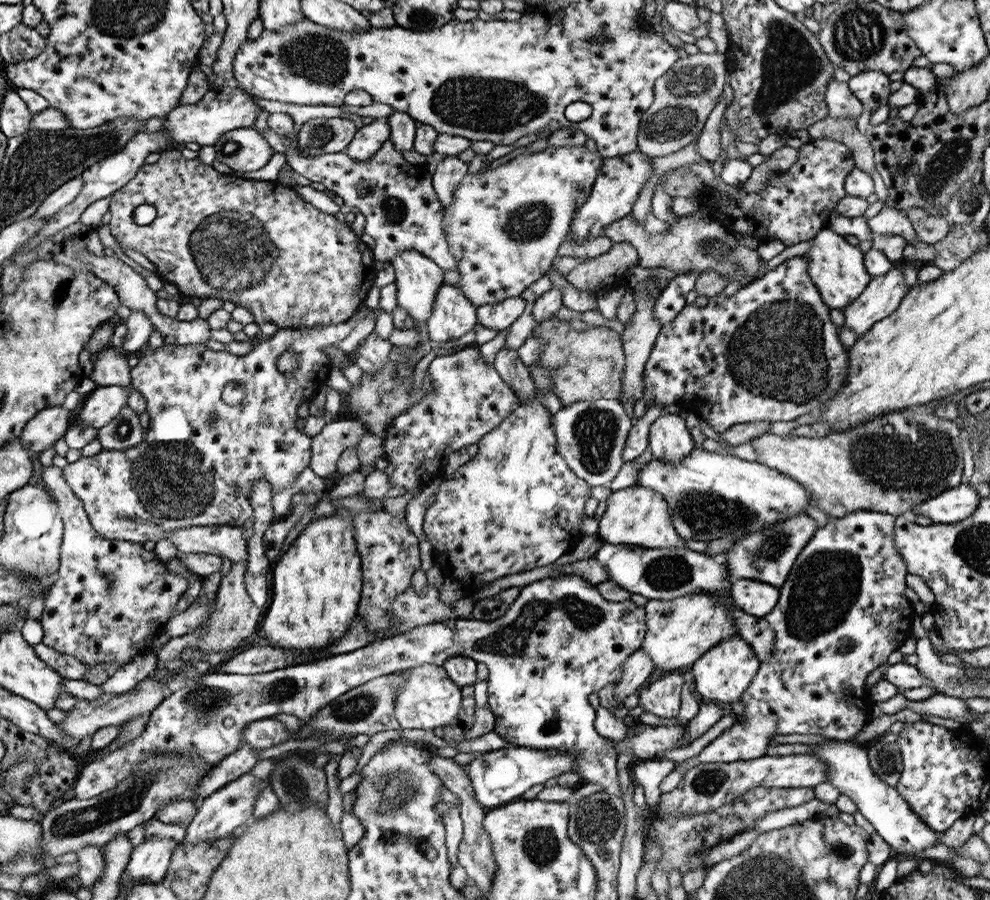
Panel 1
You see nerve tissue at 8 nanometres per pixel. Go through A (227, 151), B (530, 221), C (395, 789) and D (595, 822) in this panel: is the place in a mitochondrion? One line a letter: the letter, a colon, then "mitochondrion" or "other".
A: mitochondrion
B: mitochondrion
C: mitochondrion
D: mitochondrion

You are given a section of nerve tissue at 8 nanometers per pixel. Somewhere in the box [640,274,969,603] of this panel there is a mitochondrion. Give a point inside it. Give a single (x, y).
(778, 351)

